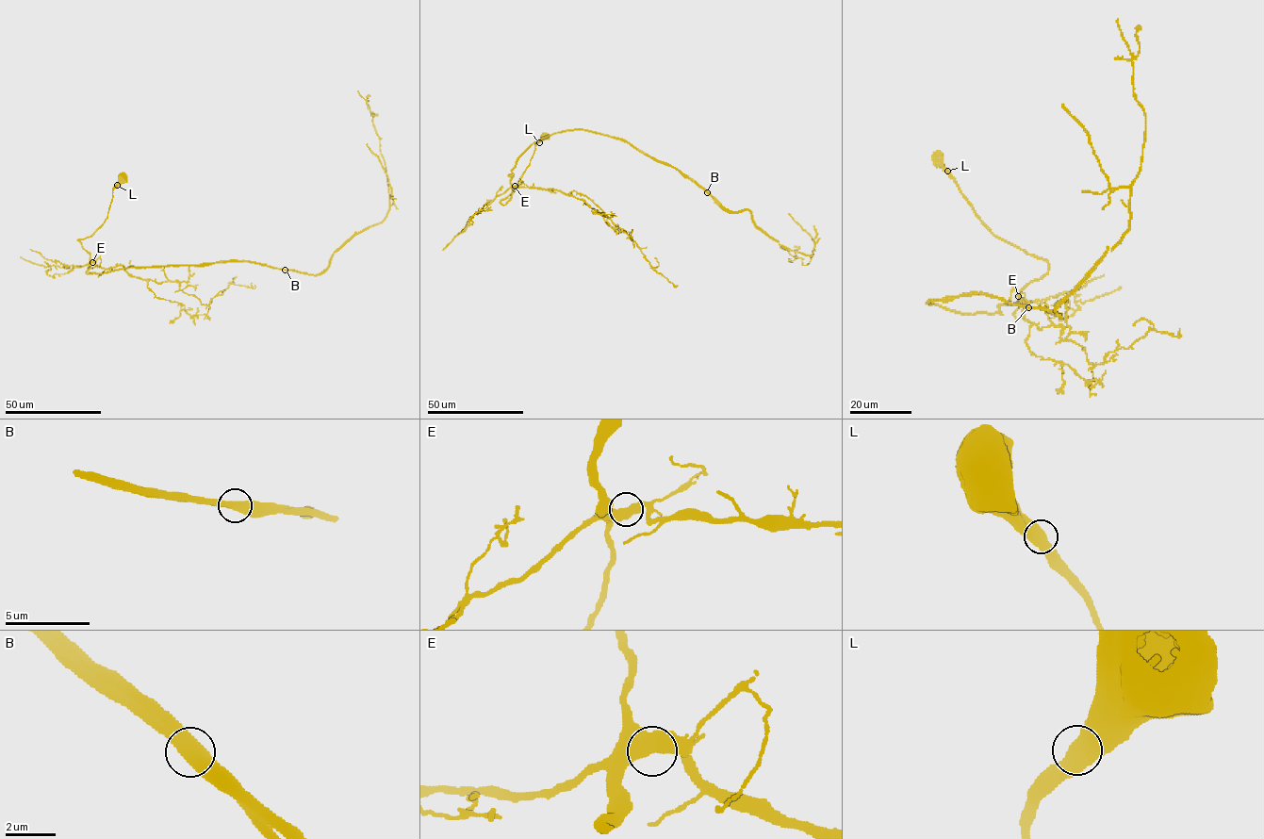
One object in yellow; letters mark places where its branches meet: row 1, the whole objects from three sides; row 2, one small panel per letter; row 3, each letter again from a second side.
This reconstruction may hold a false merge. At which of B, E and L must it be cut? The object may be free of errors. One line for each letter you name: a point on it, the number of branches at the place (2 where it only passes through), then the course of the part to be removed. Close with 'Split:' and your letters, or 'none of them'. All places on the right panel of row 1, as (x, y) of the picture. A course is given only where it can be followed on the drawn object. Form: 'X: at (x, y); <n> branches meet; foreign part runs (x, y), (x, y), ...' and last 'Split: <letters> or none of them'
B: at (1028, 307); 2 branches meet; foreign part runs (1028, 307), (986, 294), (947, 296), (927, 302), (933, 302)
Split: B

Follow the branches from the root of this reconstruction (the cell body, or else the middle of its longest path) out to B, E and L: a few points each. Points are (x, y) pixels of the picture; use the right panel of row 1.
B: (939, 159), (977, 218), (1048, 271), (1001, 314), (927, 302), (986, 294), (1028, 307)
E: (939, 159), (975, 214), (994, 235), (1047, 262), (1048, 271), (1031, 281), (1018, 296)
L: (939, 159), (947, 171)

